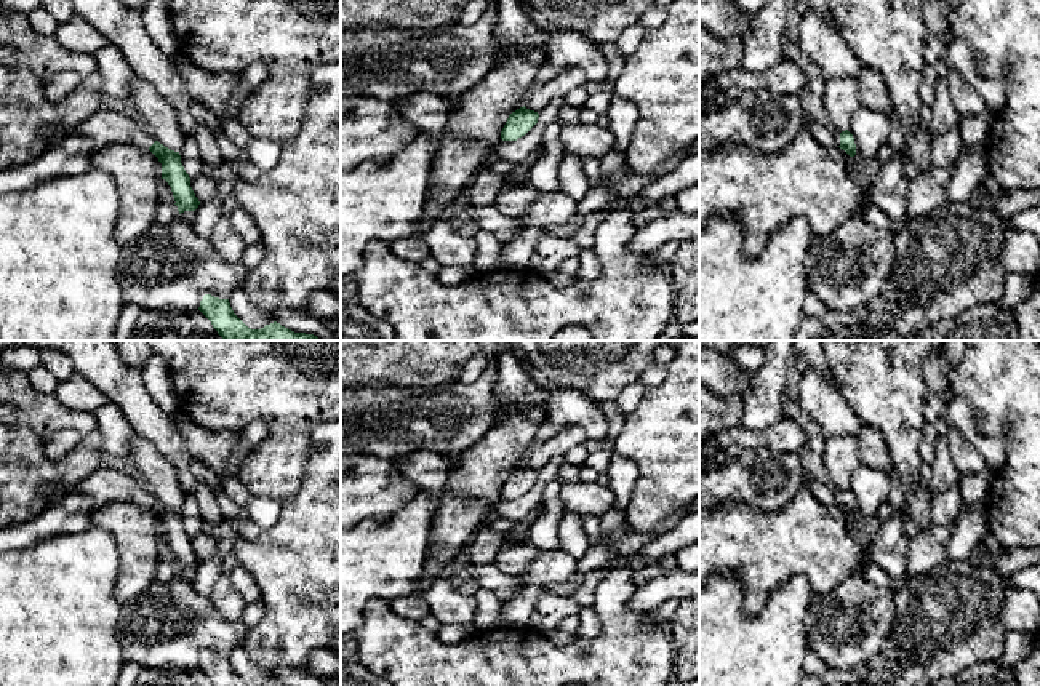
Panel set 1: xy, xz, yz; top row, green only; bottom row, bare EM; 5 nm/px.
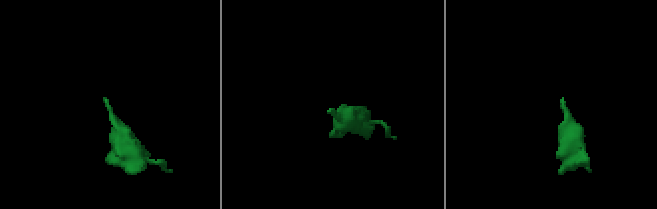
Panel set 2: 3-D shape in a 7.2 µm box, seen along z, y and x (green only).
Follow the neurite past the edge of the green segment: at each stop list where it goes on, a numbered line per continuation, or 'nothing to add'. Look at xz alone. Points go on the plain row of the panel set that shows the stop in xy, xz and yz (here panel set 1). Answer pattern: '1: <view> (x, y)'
nothing to add

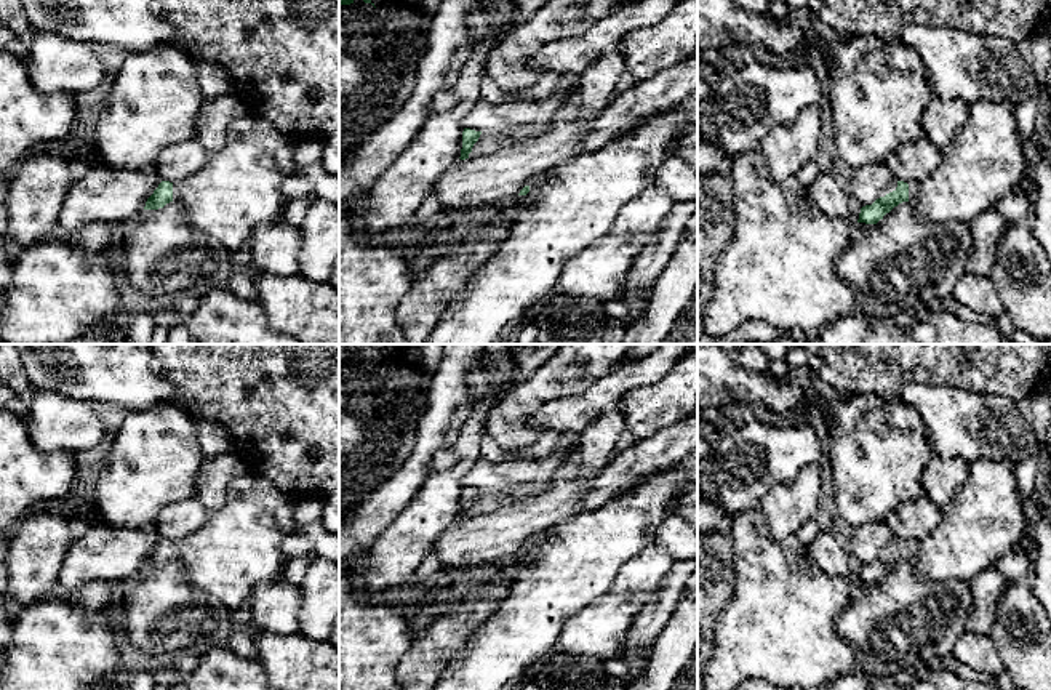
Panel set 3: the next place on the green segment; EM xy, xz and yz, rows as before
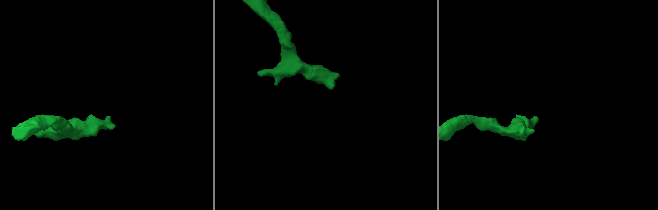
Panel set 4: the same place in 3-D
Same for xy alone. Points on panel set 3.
1: xy (239, 548)

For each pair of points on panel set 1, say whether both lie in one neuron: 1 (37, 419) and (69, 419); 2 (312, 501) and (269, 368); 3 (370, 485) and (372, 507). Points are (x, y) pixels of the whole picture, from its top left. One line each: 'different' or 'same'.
1: same
2: different
3: same

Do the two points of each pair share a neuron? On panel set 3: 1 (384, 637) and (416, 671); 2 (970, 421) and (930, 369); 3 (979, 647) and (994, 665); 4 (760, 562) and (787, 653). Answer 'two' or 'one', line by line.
1: two
2: two
3: one
4: one

